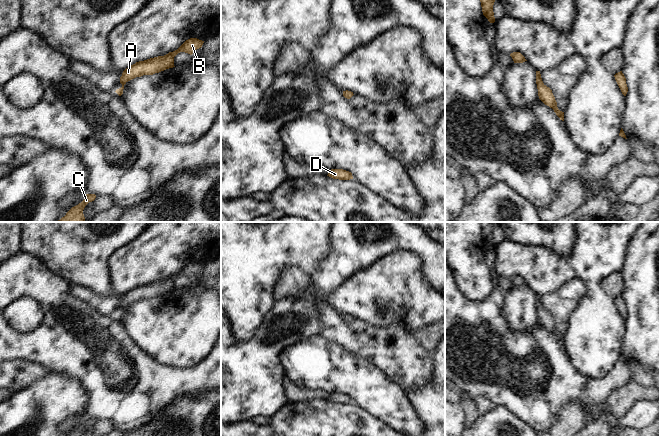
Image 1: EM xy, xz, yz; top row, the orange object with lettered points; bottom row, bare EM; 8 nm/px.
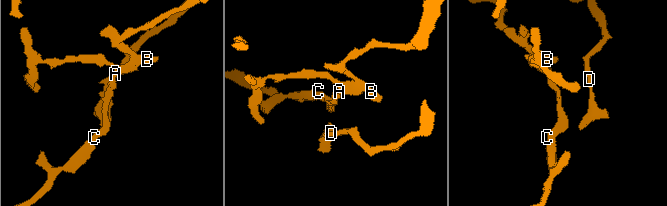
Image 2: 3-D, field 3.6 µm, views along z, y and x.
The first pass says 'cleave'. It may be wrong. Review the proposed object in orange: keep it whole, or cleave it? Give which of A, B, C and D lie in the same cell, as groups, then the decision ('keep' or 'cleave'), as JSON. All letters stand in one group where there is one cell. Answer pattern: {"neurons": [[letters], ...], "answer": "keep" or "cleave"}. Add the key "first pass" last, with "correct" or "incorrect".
{"neurons": [["A", "B", "C", "D"]], "answer": "keep", "first pass": "incorrect"}

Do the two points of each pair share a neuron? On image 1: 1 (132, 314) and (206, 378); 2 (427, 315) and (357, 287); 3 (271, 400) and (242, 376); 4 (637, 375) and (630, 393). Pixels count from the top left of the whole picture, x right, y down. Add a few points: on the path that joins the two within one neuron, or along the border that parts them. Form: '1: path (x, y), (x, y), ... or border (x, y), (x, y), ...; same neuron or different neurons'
1: border (210, 351), (202, 360), (187, 368), (168, 366); different neurons
2: path (410, 301), (400, 294), (374, 294); same neuron
3: path (264, 393), (249, 380); same neuron
4: border (632, 378), (639, 384), (648, 387); different neurons

